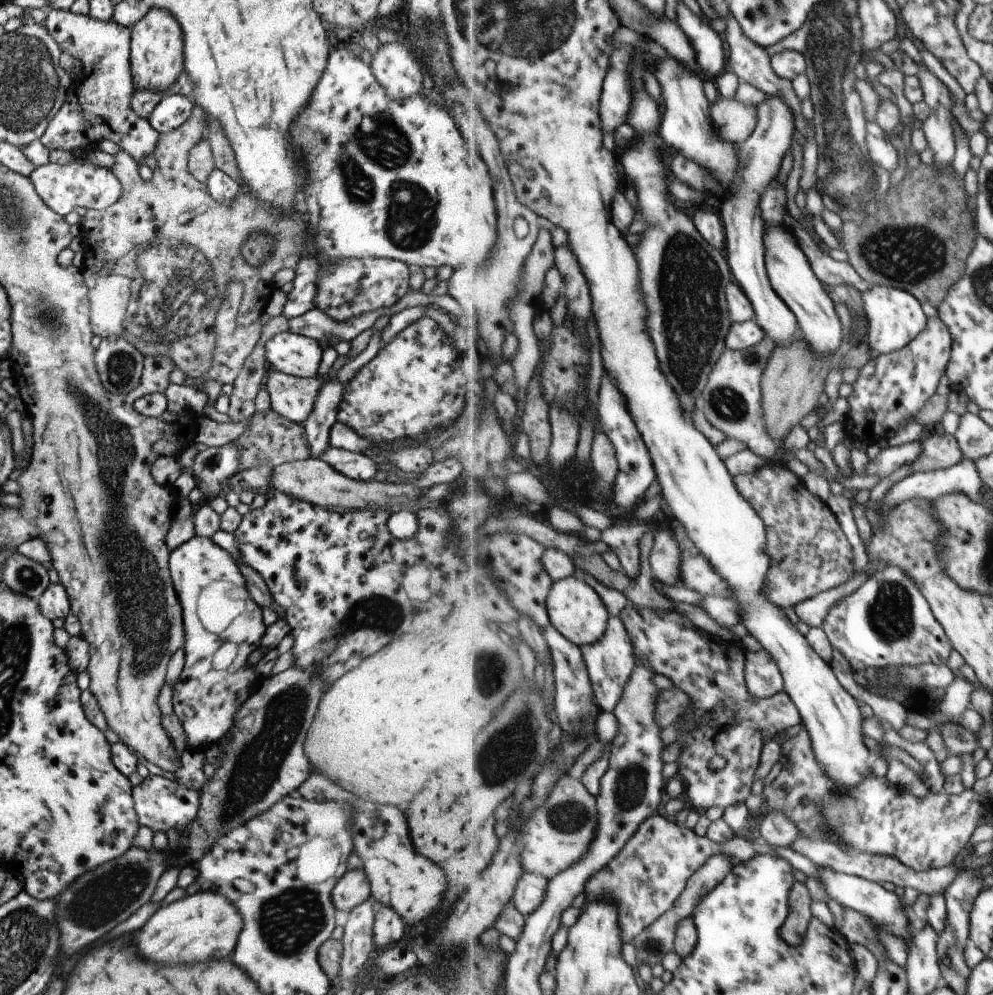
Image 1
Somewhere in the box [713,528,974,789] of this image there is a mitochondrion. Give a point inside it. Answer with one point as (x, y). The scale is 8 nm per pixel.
(890, 615)

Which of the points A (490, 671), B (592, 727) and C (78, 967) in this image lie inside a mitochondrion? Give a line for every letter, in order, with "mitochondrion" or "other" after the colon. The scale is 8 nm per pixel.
A: mitochondrion
B: other
C: other

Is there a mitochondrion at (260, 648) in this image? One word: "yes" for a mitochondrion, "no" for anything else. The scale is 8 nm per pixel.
no

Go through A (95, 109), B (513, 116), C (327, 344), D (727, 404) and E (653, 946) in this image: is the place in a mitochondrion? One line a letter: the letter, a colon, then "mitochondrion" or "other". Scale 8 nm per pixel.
A: other
B: other
C: other
D: mitochondrion
E: mitochondrion

